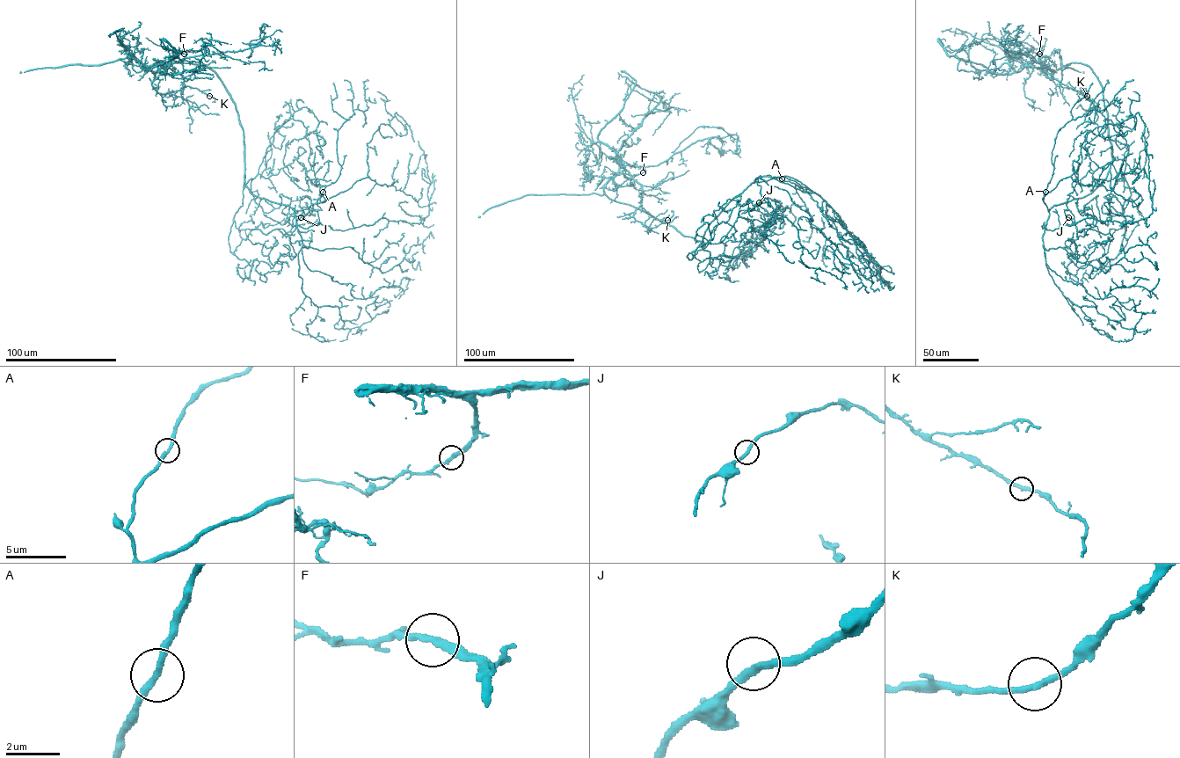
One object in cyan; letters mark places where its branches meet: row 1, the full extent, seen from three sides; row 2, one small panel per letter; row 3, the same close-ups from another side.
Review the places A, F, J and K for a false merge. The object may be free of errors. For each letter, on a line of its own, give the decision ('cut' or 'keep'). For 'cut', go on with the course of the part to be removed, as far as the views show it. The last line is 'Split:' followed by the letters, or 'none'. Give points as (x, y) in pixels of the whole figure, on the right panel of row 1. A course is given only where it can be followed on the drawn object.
A: keep
F: keep
J: keep
K: keep
Split: none

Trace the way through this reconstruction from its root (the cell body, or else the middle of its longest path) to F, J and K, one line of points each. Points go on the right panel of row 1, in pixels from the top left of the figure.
F: (1110, 168), (1111, 143), (1098, 78), (1081, 63), (1055, 69), (1039, 61), (1026, 64), (1039, 54)
J: (1110, 168), (1108, 204), (1123, 215), (1122, 227), (1105, 234), (1083, 229), (1077, 236), (1076, 226), (1068, 217)
K: (1110, 168), (1107, 112), (1092, 70), (1027, 62), (1087, 96)

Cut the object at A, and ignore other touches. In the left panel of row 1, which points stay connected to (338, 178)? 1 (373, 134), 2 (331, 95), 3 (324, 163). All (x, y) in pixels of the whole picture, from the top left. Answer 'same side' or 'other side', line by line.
1: other side
2: same side
3: other side

